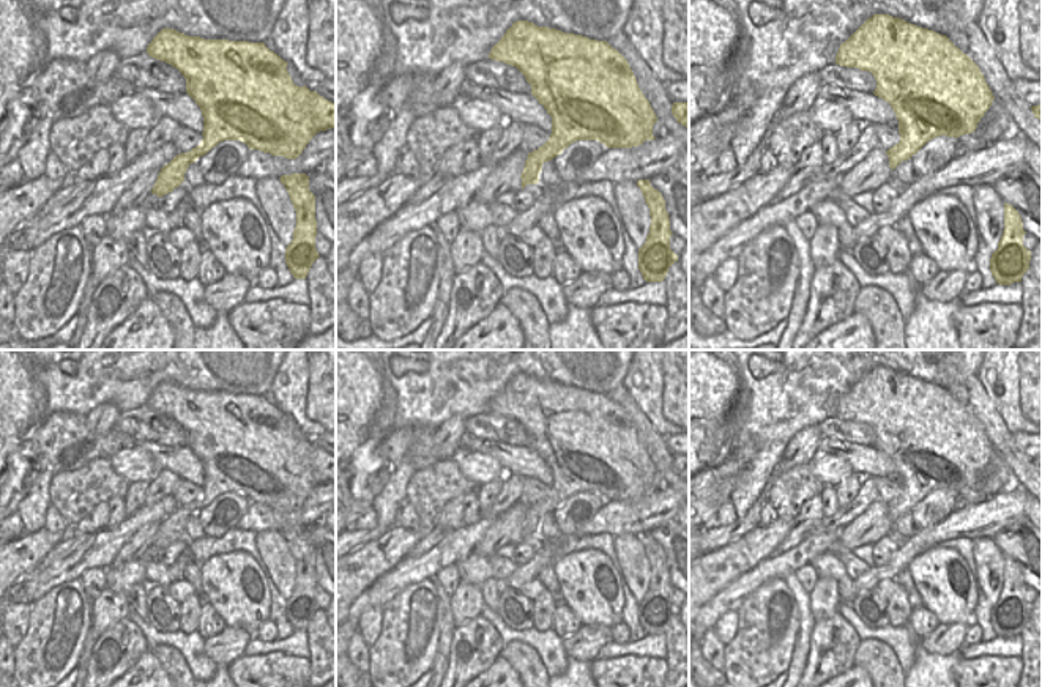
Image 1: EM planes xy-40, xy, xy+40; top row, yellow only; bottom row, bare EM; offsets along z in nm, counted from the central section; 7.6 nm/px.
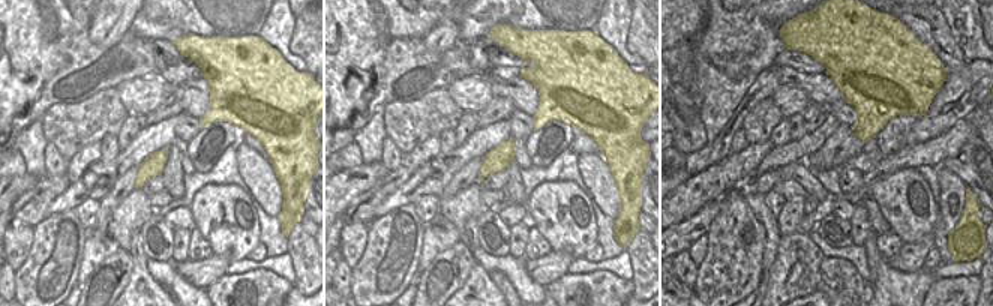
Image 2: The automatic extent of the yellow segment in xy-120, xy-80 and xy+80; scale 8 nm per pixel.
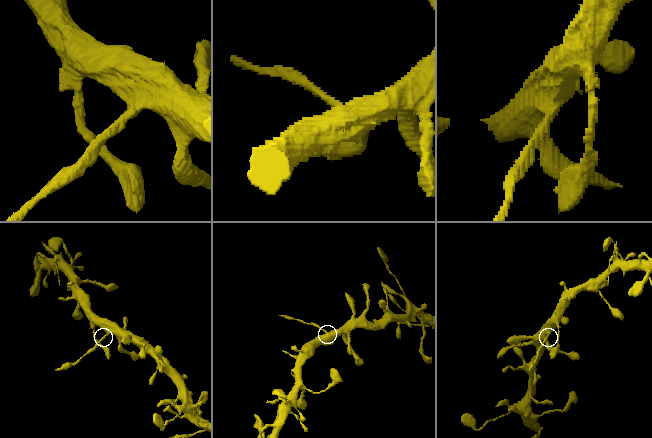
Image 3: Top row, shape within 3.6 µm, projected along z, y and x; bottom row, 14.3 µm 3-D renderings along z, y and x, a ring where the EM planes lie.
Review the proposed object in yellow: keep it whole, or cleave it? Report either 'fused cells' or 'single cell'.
fused cells

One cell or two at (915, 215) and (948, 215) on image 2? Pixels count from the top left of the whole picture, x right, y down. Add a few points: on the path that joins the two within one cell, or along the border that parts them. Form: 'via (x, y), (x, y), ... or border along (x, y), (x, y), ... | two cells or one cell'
border along (936, 209), (938, 216) | two cells

